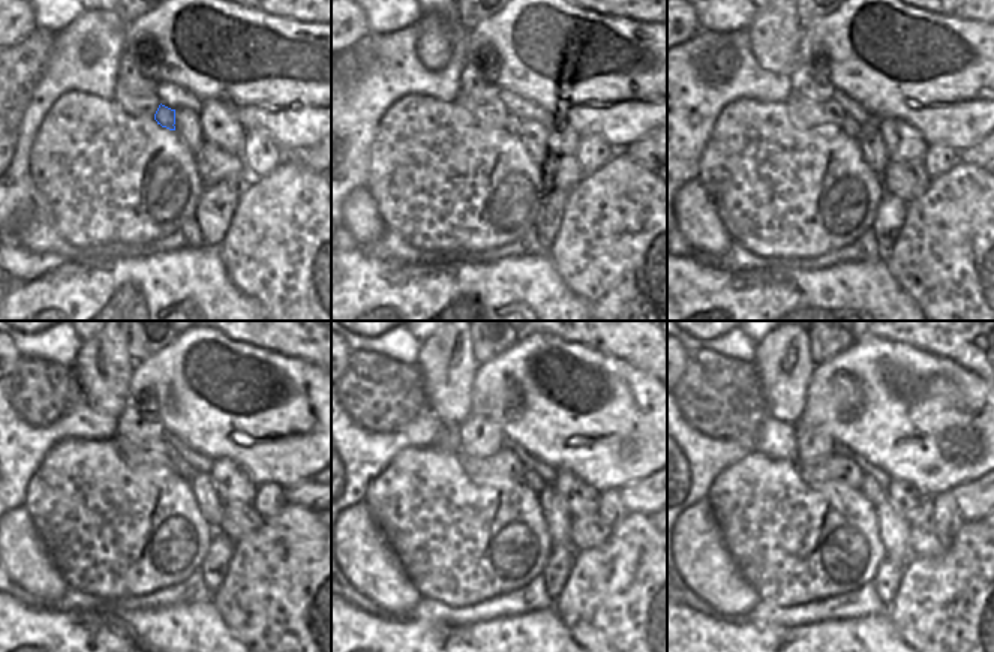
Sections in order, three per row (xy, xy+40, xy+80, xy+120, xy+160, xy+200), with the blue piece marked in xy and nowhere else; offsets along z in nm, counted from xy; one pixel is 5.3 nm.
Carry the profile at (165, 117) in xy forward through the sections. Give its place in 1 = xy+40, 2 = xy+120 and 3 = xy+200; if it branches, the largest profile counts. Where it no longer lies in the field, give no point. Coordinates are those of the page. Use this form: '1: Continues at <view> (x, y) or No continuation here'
1: Continues at xy+40 (511, 122)
2: Continues at xy+120 (182, 468)
3: Continues at xy+200 (874, 492).

